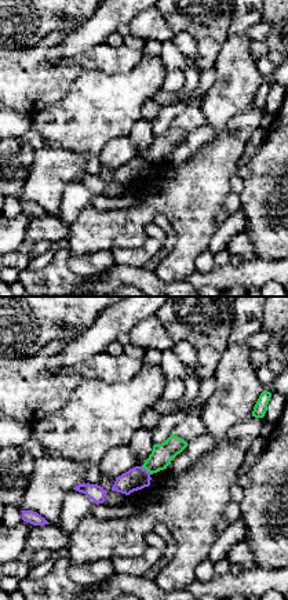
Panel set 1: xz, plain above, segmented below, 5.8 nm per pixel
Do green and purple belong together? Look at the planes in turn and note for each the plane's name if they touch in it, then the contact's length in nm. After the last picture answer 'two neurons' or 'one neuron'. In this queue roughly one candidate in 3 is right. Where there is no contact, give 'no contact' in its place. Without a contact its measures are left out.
xz | 80 nm

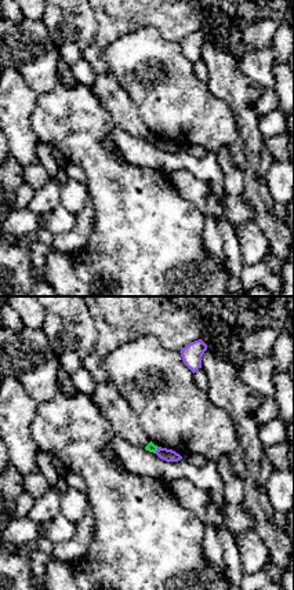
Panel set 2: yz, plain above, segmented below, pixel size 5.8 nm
yz | 50 nm

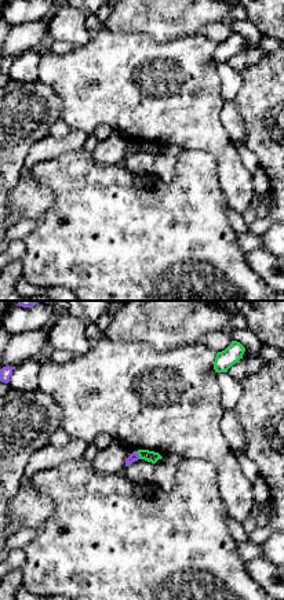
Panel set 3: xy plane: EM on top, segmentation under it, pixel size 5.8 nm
xy | 60 nm

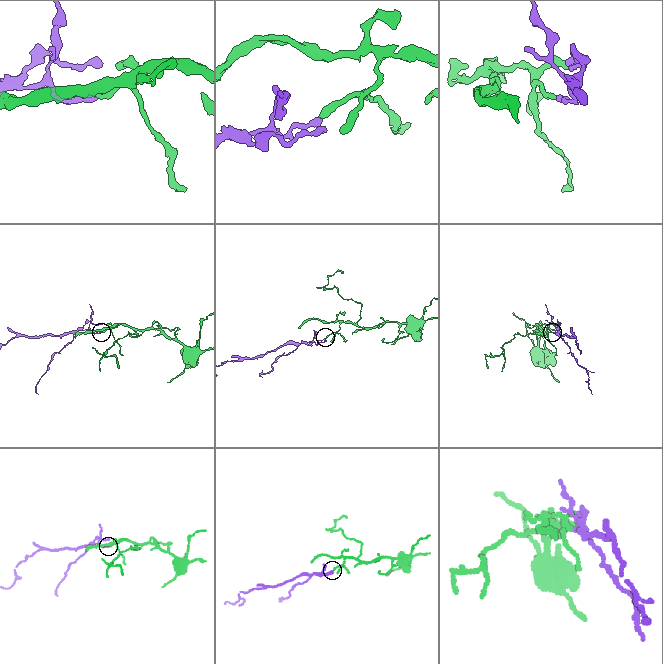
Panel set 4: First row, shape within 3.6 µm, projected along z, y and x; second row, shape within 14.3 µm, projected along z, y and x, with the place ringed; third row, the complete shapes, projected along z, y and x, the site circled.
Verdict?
two neurons

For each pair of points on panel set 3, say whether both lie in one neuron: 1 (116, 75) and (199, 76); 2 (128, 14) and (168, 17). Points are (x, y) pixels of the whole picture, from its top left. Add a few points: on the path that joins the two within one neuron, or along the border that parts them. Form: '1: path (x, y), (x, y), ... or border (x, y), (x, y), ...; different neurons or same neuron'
1: path (137, 64), (144, 62), (153, 73), (178, 73); same neuron
2: path (138, 14), (159, 14); same neuron

